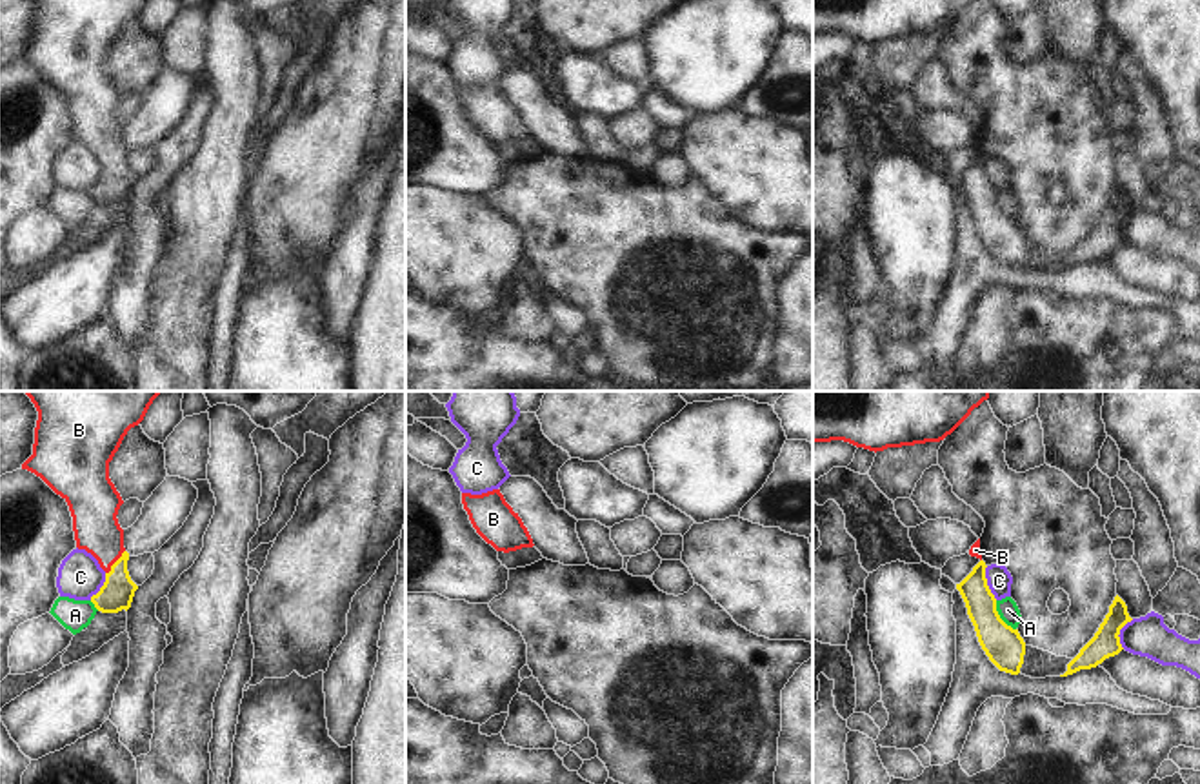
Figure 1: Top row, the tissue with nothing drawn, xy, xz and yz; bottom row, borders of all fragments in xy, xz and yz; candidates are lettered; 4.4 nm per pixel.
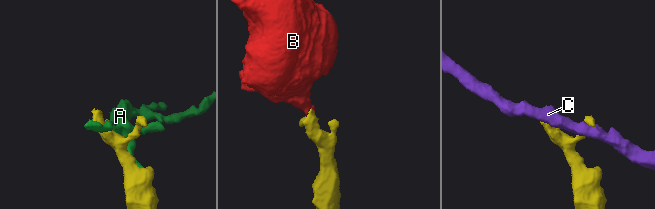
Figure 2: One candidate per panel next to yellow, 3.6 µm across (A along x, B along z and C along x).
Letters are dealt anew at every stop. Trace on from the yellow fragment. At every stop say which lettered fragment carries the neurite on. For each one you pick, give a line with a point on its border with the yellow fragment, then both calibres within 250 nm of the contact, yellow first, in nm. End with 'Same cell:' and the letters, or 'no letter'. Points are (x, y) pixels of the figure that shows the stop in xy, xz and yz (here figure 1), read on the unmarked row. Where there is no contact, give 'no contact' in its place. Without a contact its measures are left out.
B: meets yellow in xy at (115, 155); 150 nm thick on the yellow side, 200 nm on the other
Same cell: B

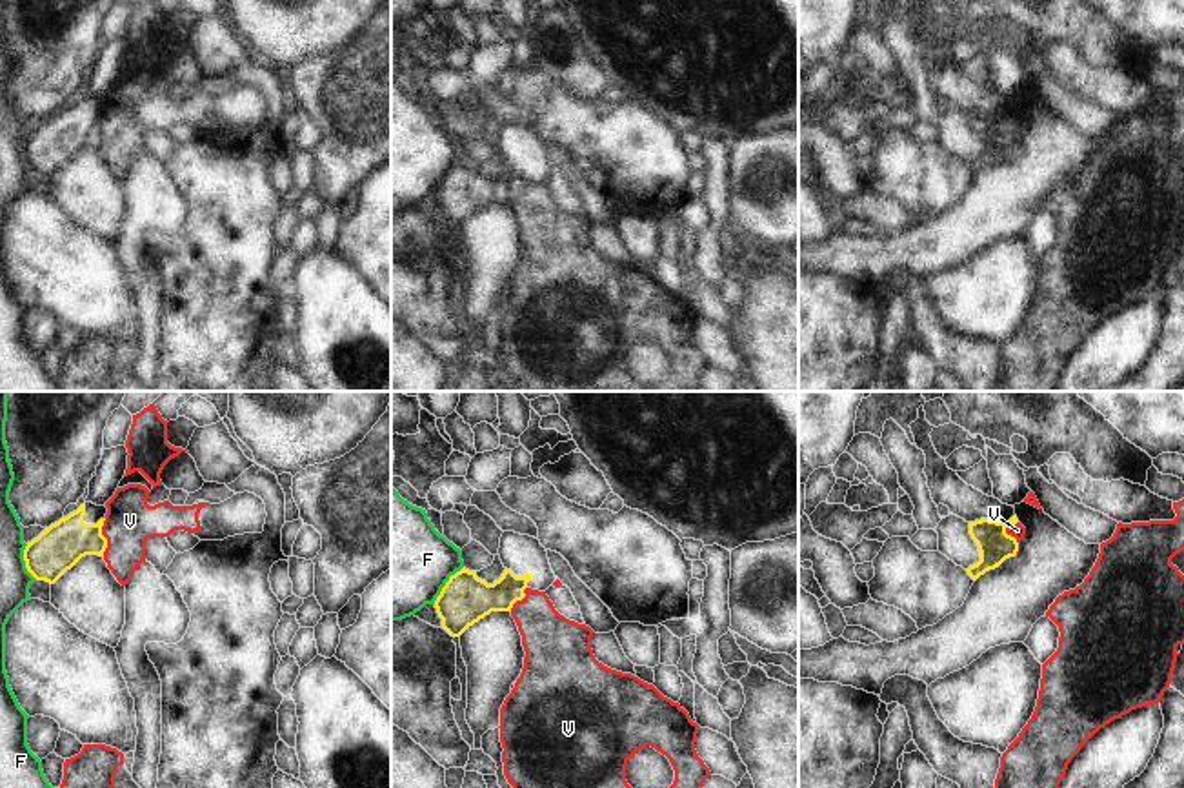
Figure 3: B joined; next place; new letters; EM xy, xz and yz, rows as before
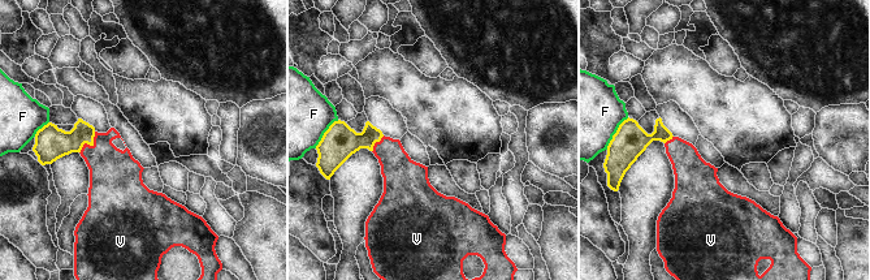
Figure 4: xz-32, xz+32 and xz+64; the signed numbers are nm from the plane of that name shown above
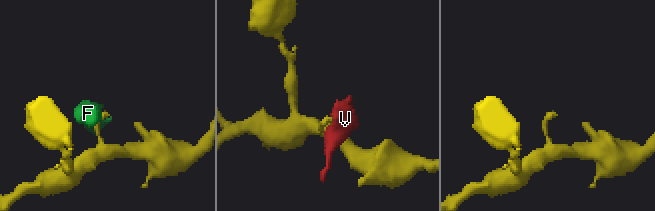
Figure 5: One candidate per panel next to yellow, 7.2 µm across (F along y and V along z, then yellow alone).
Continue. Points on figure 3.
Same cell: no letter

